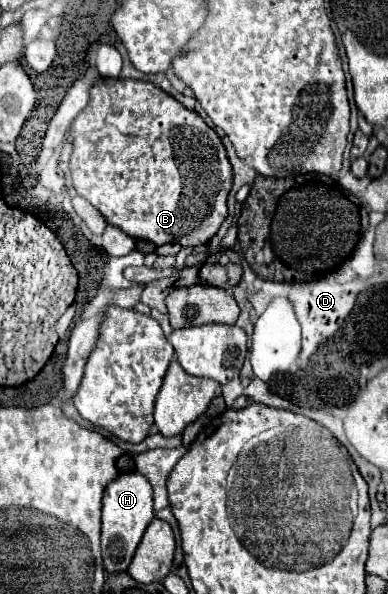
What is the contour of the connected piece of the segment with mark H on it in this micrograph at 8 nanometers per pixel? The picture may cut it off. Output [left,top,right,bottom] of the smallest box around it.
[100,471,154,573]

